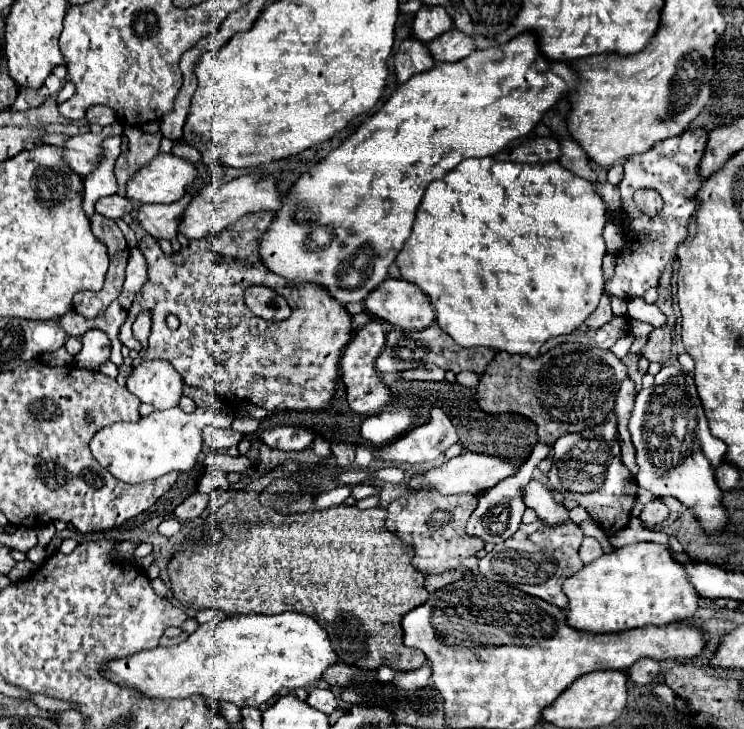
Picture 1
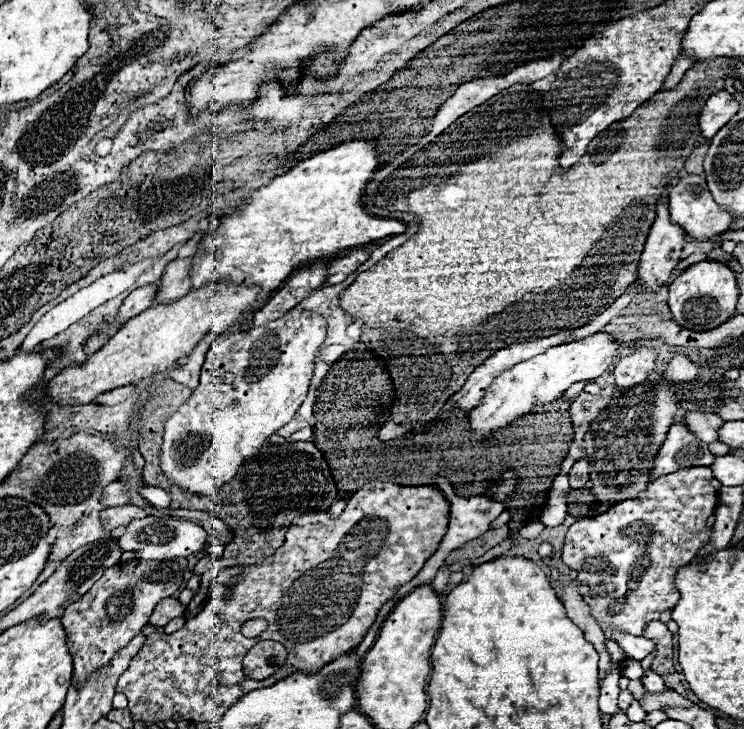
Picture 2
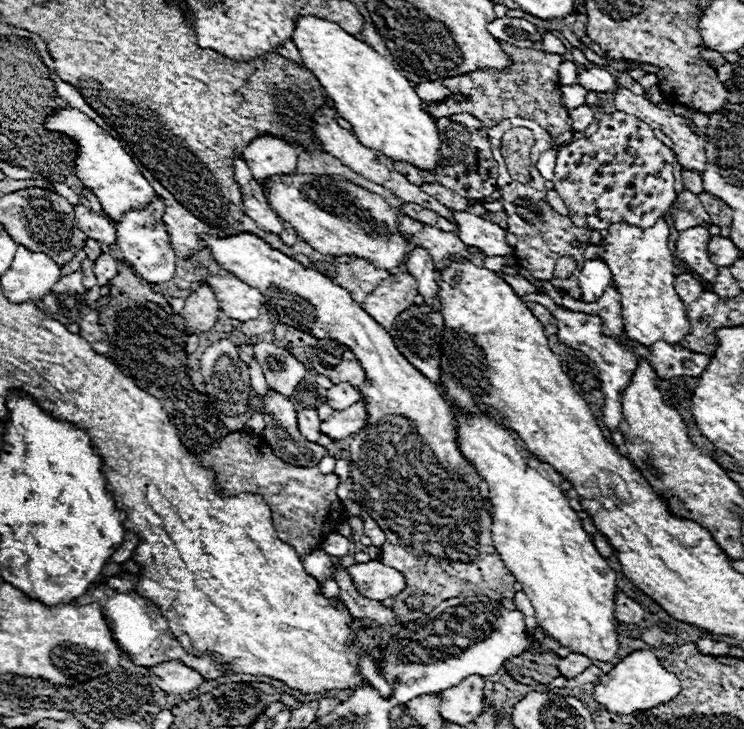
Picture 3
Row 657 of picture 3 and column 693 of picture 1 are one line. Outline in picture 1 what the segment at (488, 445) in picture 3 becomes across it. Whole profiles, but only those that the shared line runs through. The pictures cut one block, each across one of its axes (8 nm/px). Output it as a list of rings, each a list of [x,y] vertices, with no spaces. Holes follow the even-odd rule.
[[[636,542],[618,548],[610,554],[602,554],[598,560],[594,560],[592,564],[584,566],[580,572],[566,578],[564,594],[570,600],[570,606],[566,610],[570,626],[586,632],[622,632],[630,628],[642,628],[648,624],[666,626],[674,622],[684,622],[696,612],[702,600],[696,588],[690,584],[686,566],[674,558],[668,546],[654,542]]]

